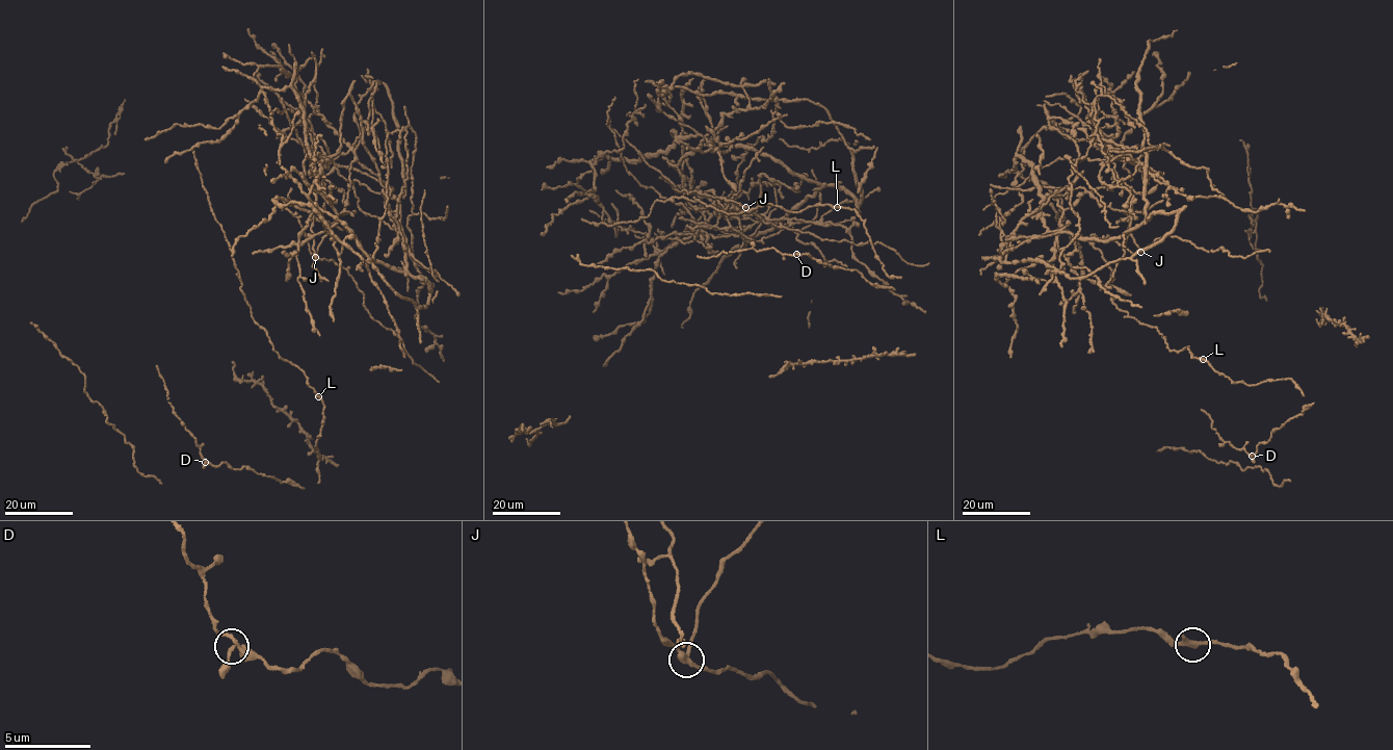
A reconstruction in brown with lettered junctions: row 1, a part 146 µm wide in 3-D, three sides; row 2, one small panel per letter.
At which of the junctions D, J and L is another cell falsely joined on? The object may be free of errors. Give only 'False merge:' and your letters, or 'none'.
False merge: J

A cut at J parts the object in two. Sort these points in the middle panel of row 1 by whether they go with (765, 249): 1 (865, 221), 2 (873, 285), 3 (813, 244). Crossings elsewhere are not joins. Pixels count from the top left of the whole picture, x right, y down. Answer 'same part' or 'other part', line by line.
1: same part
2: same part
3: other part

